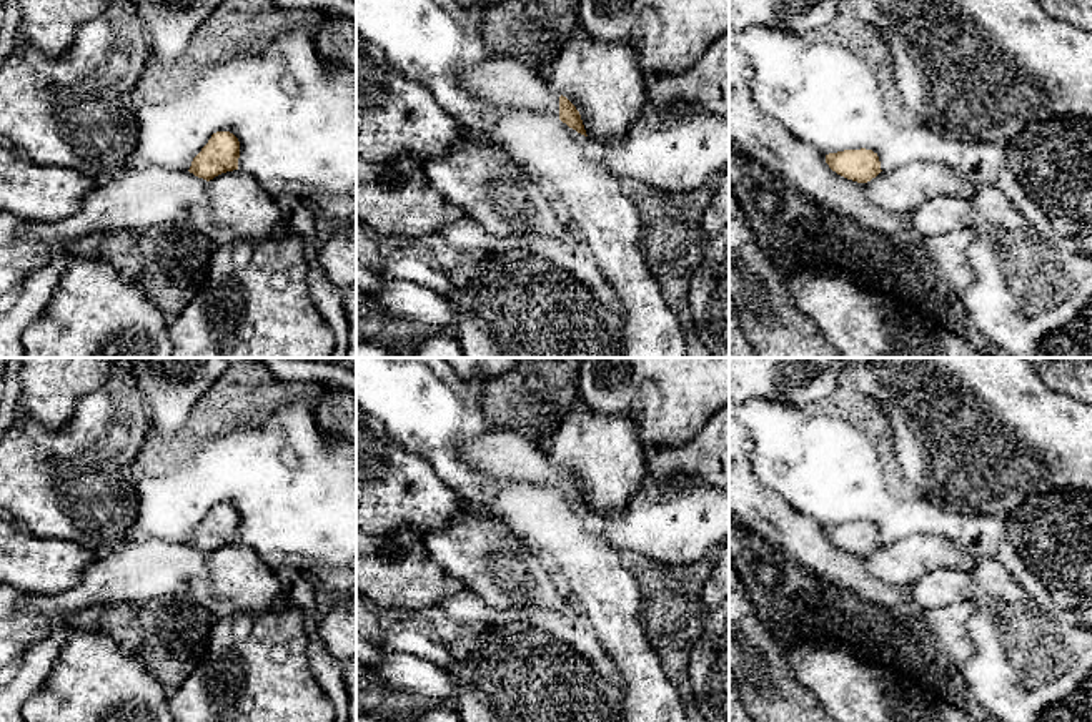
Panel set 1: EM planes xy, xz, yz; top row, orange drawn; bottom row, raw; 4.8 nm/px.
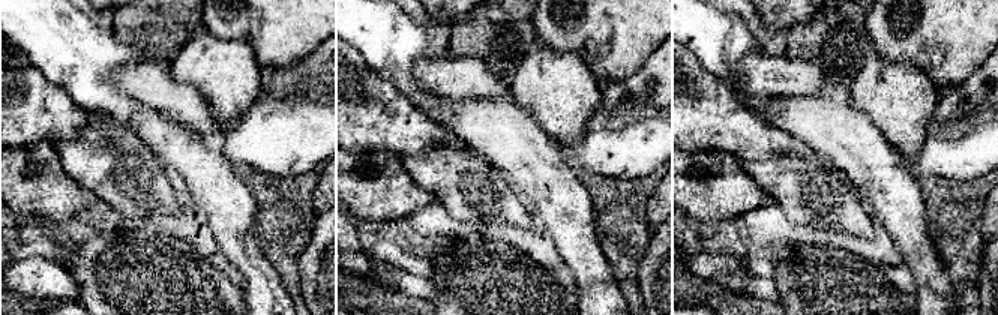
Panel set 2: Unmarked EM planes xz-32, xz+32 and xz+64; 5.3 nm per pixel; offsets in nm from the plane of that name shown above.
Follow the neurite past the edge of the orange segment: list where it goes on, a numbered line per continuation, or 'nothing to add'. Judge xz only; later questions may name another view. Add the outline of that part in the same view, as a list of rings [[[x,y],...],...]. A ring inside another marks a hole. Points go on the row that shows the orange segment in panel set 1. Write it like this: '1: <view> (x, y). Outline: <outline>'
1: xz (506, 82). Outline: [[[501,57],[474,65],[459,75],[459,83],[494,105],[559,116],[559,93],[516,58]]]

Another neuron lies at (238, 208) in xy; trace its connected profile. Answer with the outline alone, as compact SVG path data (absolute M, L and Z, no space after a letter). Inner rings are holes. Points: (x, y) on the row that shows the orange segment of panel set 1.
M238 170L208 181L208 205L195 205L188 223L213 246L258 241L275 235L281 213L275 198L251 175Z

